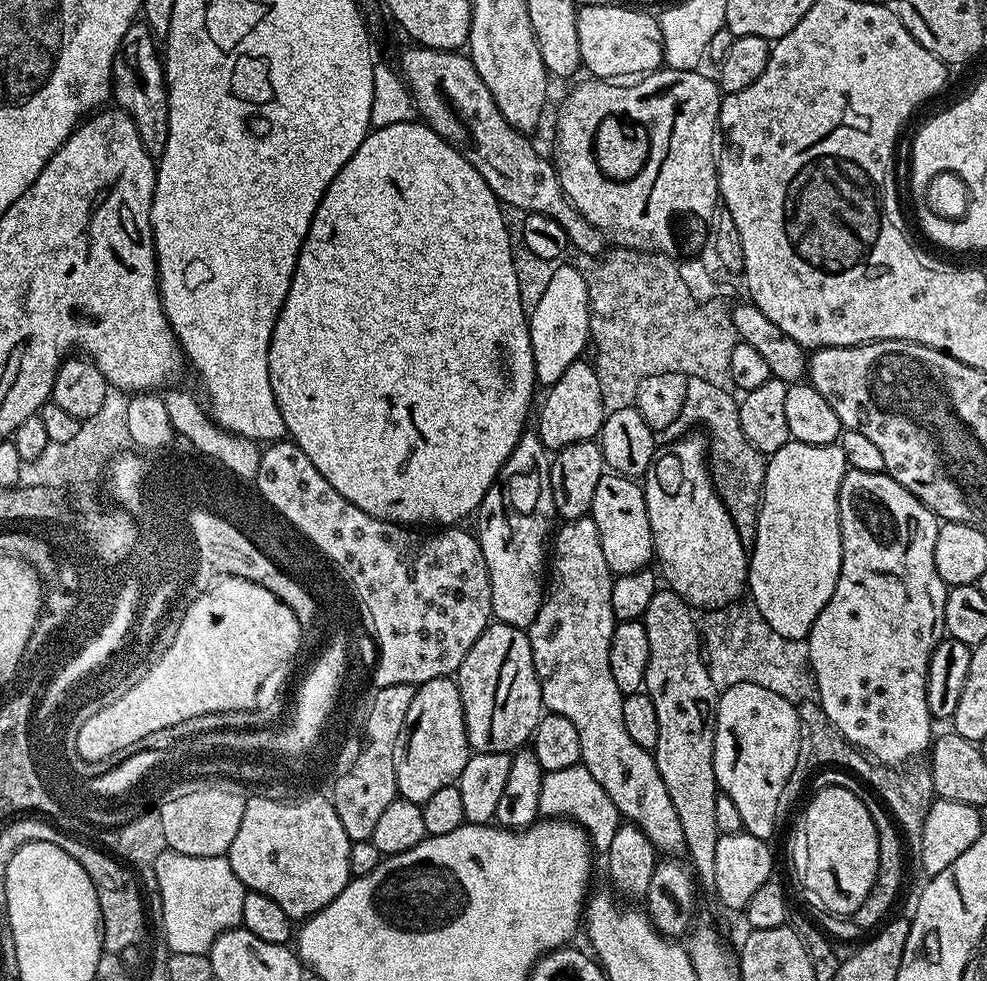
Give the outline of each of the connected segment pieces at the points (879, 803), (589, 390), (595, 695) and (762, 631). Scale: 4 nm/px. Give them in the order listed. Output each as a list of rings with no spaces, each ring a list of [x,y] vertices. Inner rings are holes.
[[[824,770],[819,773],[819,776],[821,785],[842,784],[854,794],[858,794],[858,798],[862,798],[866,810],[870,810],[870,818],[874,818],[874,830],[878,830],[878,874],[874,874],[874,886],[870,886],[870,894],[866,894],[862,906],[858,906],[858,910],[852,913],[850,920],[860,928],[873,927],[872,929],[875,929],[889,915],[887,912],[895,906],[896,899],[900,896],[900,887],[904,884],[905,841],[902,839],[902,833],[892,813],[885,808],[884,801],[863,780],[844,770]]]
[[[577,362],[571,364],[558,378],[558,382],[547,389],[548,397],[540,408],[540,422],[536,426],[540,441],[549,450],[559,450],[574,442],[596,440],[606,415],[598,374],[591,363]]]
[[[591,515],[563,521],[555,529],[554,539],[550,544],[550,579],[546,584],[544,605],[538,610],[538,618],[534,618],[532,625],[526,629],[534,670],[540,683],[545,709],[574,722],[574,730],[578,730],[578,742],[582,742],[580,758],[583,766],[590,770],[594,780],[606,790],[621,817],[629,824],[638,825],[642,834],[650,838],[657,853],[676,854],[684,846],[678,810],[674,810],[666,782],[662,782],[662,774],[658,774],[655,755],[649,749],[638,746],[638,742],[634,742],[634,738],[630,738],[626,731],[622,718],[624,696],[618,690],[618,682],[614,682],[614,674],[610,674],[610,638],[618,623],[610,606],[613,579],[614,573],[610,566],[606,566],[606,557],[602,554],[598,526],[594,526]]]
[[[728,604],[725,608],[705,611],[703,616],[704,621],[701,619],[698,624],[700,646],[710,682],[714,682],[718,690],[750,682],[754,686],[766,686],[766,690],[774,690],[774,694],[782,694],[796,702],[807,693],[804,692],[807,688],[809,691],[813,687],[807,639],[782,638],[782,634],[778,634],[778,630],[774,630],[770,622],[762,618],[756,604]]]

